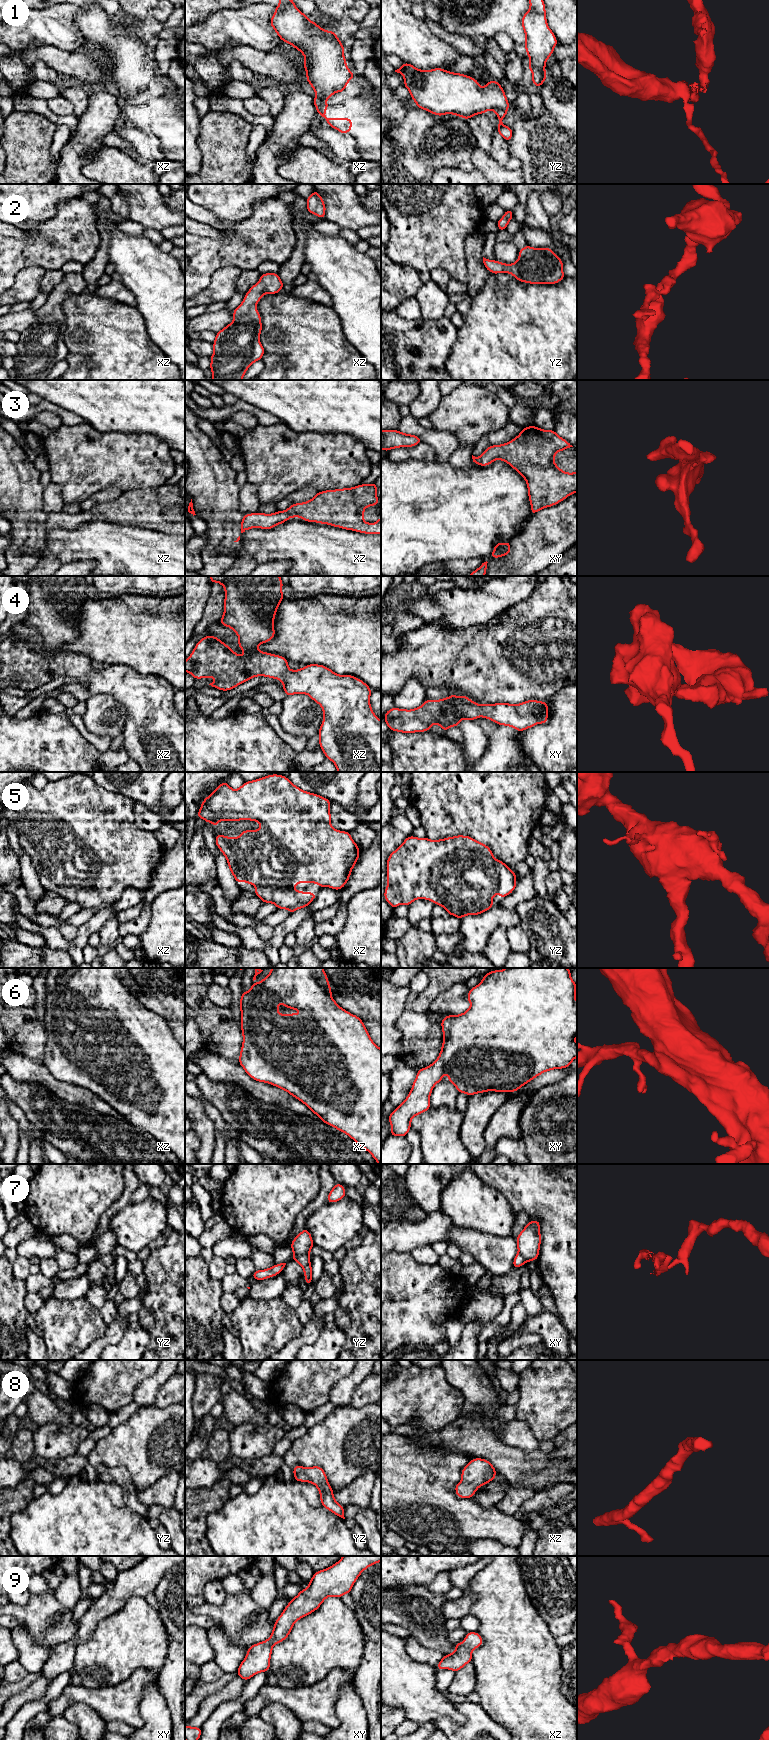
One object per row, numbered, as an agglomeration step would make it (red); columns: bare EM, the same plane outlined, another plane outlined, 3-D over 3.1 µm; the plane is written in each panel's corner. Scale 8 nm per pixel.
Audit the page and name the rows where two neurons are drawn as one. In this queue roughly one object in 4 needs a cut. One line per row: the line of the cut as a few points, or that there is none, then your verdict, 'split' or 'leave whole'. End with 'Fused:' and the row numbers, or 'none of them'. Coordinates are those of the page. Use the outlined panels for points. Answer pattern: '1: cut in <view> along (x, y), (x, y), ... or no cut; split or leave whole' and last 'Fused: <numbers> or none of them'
1: cut in yz along (493, 109), (500, 108), (507, 111); split
2: no cut; leave whole
3: no cut; leave whole
4: no cut; leave whole
5: no cut; leave whole
6: no cut; leave whole
7: cut in yz along (308, 1254), (294, 1256); split
8: no cut; leave whole
9: no cut; leave whole
Fused: 1, 7

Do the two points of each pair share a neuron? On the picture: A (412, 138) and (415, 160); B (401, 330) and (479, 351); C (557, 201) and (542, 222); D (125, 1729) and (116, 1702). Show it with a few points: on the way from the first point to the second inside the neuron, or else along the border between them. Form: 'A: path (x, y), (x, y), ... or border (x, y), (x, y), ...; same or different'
A: path (414, 143), (414, 155); same
B: border (458, 329), (456, 341), (445, 366); different
C: border (538, 194), (541, 205), (549, 217); different
D: border (106, 1721), (123, 1721), (135, 1728); different

